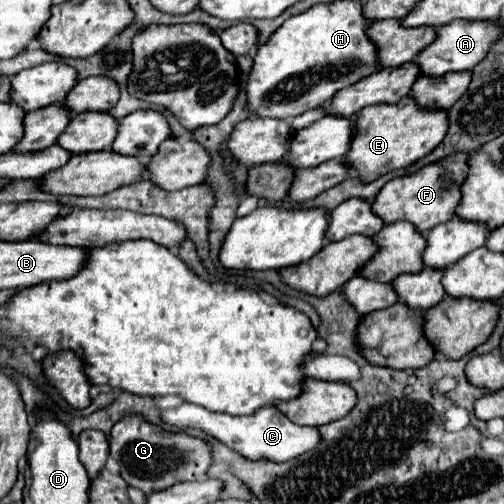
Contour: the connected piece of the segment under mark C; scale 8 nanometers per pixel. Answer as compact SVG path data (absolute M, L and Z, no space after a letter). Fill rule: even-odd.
M182 403L176 409L164 409L162 421L168 425L174 425L178 429L200 429L206 435L222 441L236 453L240 453L246 459L268 459L268 461L288 461L292 457L298 457L306 451L312 451L320 443L320 433L316 427L302 427L286 419L276 407L268 405L268 409L258 409L258 413L252 413L248 417L232 417L228 413L212 413L200 405Z

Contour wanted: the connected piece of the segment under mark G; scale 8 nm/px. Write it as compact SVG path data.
M128 415L120 419L110 433L110 455L120 463L122 479L146 495L156 489L168 489L180 481L198 481L206 477L212 463L210 445L202 439L190 437L186 433L168 433L160 427L146 423L138 415Z

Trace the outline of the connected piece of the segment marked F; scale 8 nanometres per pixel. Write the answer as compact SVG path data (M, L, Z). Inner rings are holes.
M456 153L446 157L444 161L438 161L434 165L428 165L424 169L420 169L414 175L406 175L406 177L396 177L392 181L388 181L382 191L376 195L374 203L372 203L372 211L376 215L380 215L380 219L390 225L396 221L410 221L416 231L426 233L432 227L446 223L454 217L456 205L460 201L460 183L466 177L468 171L468 163L466 163L468 155L466 153Z

